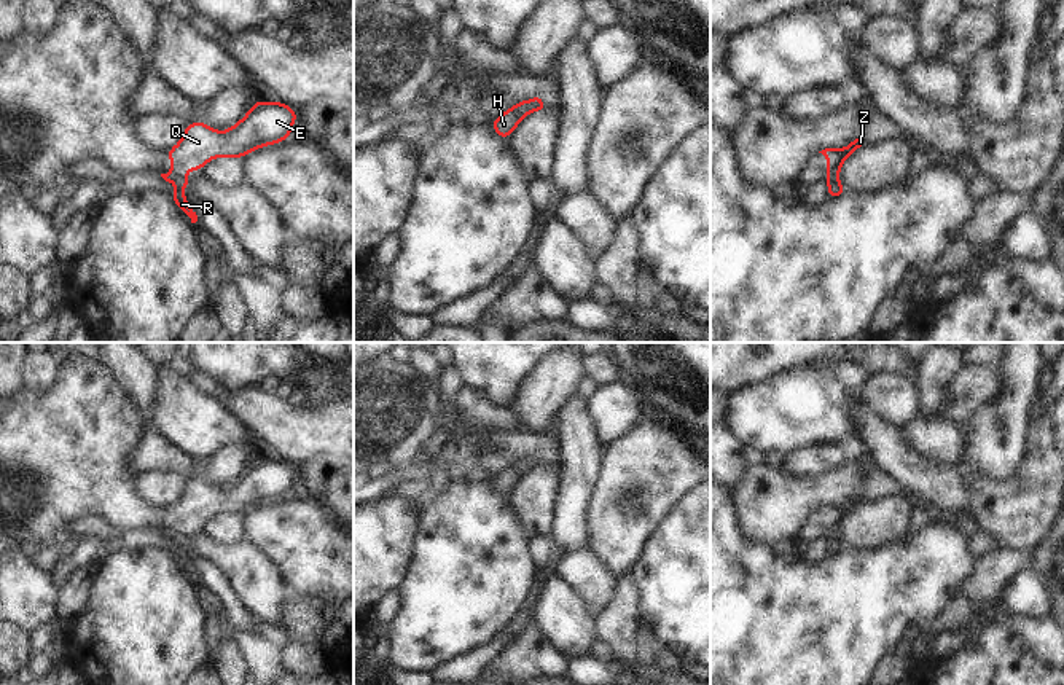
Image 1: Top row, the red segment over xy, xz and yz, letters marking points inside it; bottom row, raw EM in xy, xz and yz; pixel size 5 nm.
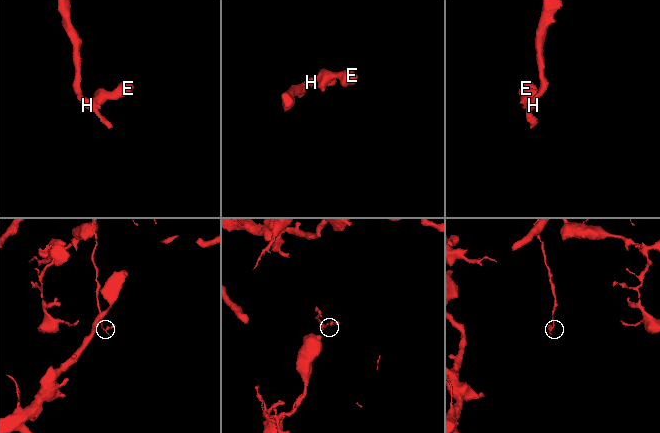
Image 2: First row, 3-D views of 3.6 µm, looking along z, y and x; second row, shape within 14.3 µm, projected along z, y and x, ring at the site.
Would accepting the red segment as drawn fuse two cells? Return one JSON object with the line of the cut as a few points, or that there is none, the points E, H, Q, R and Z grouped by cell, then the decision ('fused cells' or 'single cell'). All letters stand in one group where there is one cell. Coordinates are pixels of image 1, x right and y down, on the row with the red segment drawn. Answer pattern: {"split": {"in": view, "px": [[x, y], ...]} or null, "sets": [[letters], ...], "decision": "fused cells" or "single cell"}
{"split": {"in": "yz", "px": [[838, 169], [827, 176]]}, "sets": [["E", "Q", "Z"], ["H", "R"]], "decision": "fused cells"}

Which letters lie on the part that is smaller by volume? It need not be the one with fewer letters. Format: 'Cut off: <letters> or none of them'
Cut off: E, Q, Z

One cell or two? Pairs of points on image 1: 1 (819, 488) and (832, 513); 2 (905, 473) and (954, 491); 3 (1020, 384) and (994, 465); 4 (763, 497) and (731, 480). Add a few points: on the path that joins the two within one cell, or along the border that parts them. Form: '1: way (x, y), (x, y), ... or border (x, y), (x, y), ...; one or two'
1: border (862, 493), (844, 504), (819, 507), (801, 531); two
2: way (918, 475), (930, 483), (942, 485); one
3: way (1012, 405), (1009, 410), (1007, 445); one
4: border (752, 467), (746, 478), (731, 491); two

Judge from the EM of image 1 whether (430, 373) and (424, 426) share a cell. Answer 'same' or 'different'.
different

